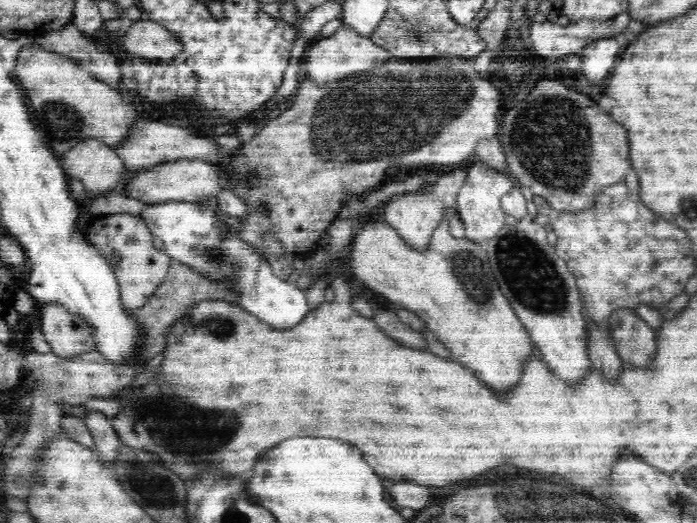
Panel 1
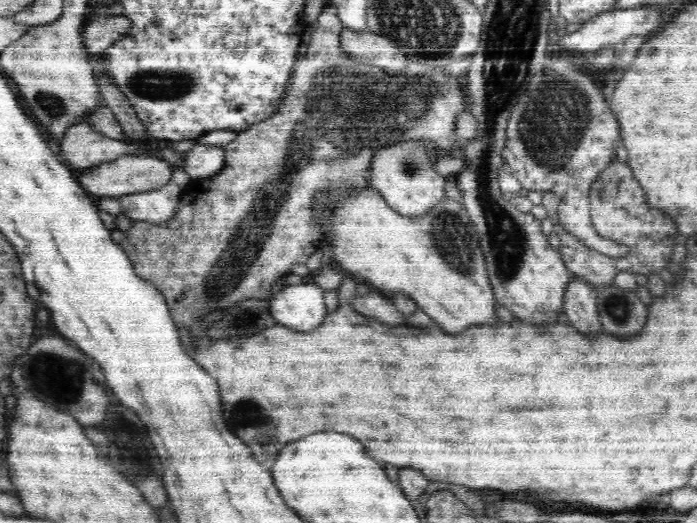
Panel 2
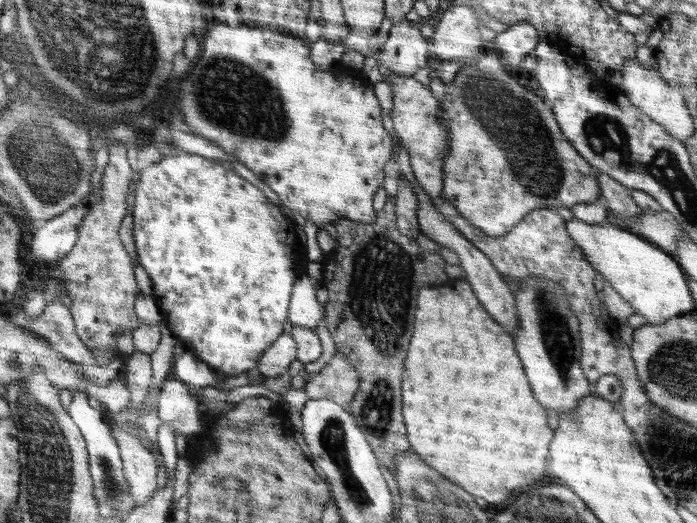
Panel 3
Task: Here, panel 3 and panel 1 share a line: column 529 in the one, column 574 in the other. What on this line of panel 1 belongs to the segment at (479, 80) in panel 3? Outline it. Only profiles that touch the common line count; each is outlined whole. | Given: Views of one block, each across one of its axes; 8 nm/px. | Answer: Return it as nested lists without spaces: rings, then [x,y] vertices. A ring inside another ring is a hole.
[[[544,78],[538,80],[523,101],[520,100],[516,106],[503,112],[503,122],[500,122],[497,137],[504,149],[504,154],[507,163],[509,164],[510,174],[519,180],[518,186],[530,188],[534,195],[544,197],[554,210],[564,213],[580,212],[592,208],[594,202],[596,202],[596,197],[606,188],[612,186],[612,184],[625,182],[626,172],[630,170],[630,156],[628,156],[630,142],[628,142],[628,132],[626,132],[626,128],[624,128],[622,124],[614,122],[610,114],[604,114],[604,112],[598,108],[598,105],[596,105],[596,101],[593,101],[583,93],[577,92],[574,87],[566,86],[566,84],[558,79]]]

